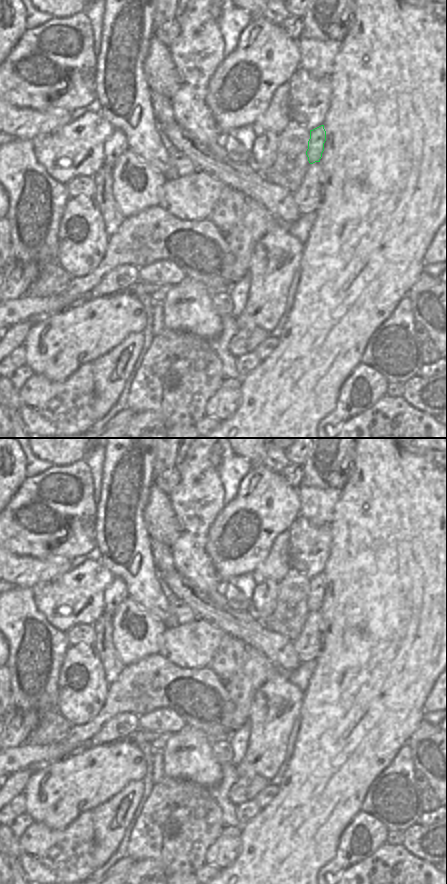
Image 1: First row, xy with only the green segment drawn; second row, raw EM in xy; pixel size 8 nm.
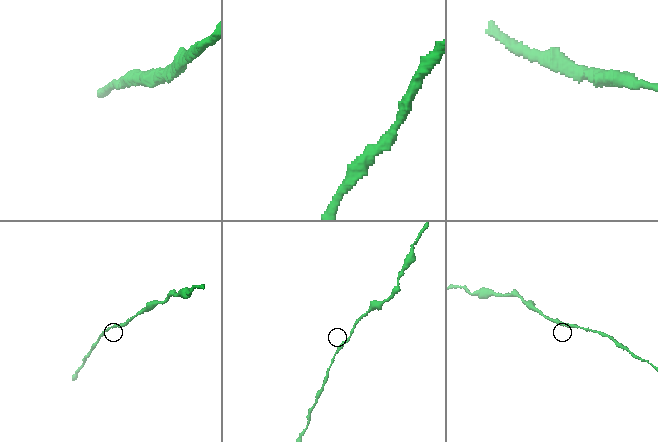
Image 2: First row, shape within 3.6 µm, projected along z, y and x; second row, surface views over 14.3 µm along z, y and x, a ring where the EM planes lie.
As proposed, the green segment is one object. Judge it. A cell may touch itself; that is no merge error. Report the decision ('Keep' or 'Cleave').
Keep.

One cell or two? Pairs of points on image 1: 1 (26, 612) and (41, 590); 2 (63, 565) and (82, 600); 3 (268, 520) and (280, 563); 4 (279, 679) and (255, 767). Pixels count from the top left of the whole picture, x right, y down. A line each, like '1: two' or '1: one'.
1: two
2: two
3: two
4: one

